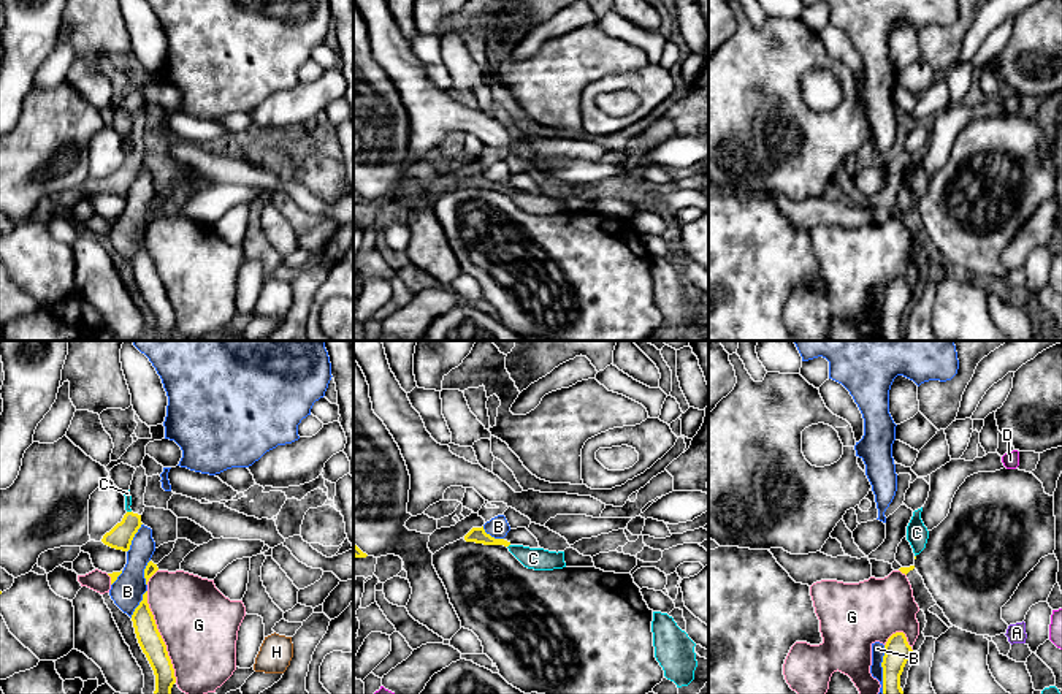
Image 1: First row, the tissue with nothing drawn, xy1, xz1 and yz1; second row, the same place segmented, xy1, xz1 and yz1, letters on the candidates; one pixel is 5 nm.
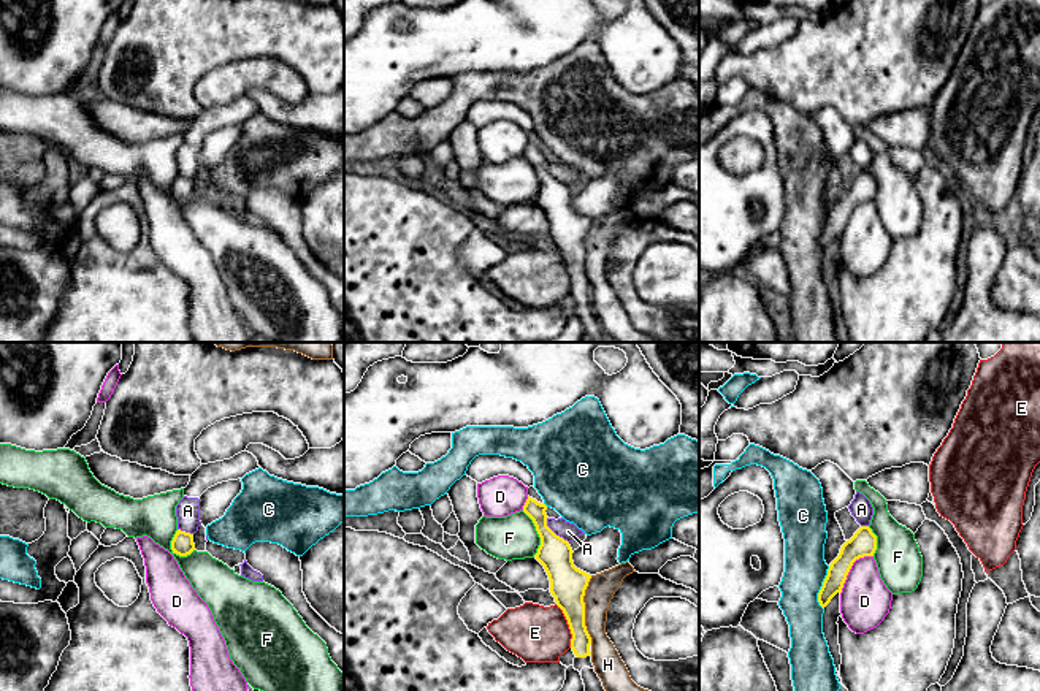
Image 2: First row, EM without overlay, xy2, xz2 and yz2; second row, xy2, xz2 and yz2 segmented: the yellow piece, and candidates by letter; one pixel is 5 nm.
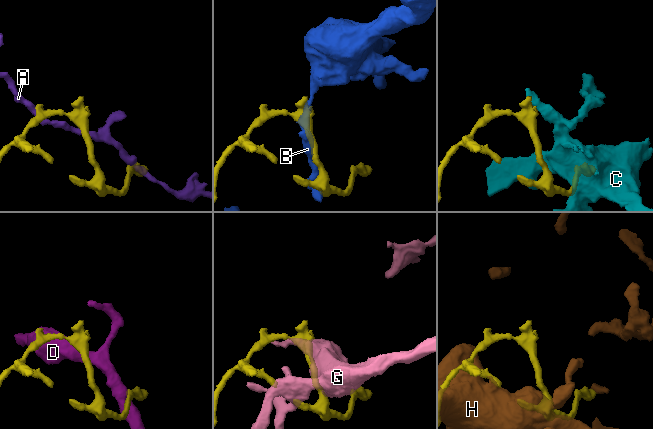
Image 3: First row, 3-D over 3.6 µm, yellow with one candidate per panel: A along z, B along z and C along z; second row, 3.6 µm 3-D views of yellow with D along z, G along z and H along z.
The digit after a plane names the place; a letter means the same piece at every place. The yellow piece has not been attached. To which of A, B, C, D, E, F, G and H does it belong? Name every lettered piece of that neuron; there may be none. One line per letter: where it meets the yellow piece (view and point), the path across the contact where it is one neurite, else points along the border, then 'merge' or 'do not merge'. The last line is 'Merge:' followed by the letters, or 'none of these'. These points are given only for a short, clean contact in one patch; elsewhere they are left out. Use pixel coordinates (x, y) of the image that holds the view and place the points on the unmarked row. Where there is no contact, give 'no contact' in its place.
A: xz2 (552, 176) | along xz2 (547, 162), (547, 170), (568, 187) | do not merge
B: yz1 (883, 316) | do not merge
C: yz2 (822, 233) | do not merge
D: yz2 (850, 213) | along yz2 (872, 200), (864, 200), (853, 208), (841, 238) | do not merge
E: xz2 (569, 271) | do not merge
F: xz2 (538, 178) | along xz2 (522, 156), (531, 165), (539, 183), (535, 202) | do not merge
G: xy1 (160, 282) | do not merge
H: xz2 (584, 255) | do not merge
Merge: none of these

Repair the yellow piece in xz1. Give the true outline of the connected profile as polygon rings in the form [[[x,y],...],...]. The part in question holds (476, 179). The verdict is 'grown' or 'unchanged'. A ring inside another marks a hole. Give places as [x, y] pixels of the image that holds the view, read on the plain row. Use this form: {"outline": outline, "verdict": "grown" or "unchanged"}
{"outline": [[[472,173],[466,181],[466,187],[476,187],[483,190],[523,190],[529,193],[541,193],[537,184],[526,174],[526,173],[517,173],[510,174],[504,184],[495,184],[490,179],[485,177],[482,173]]], "verdict": "grown"}

